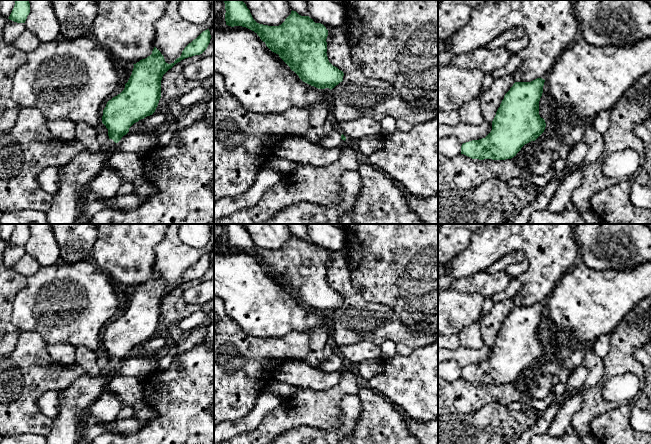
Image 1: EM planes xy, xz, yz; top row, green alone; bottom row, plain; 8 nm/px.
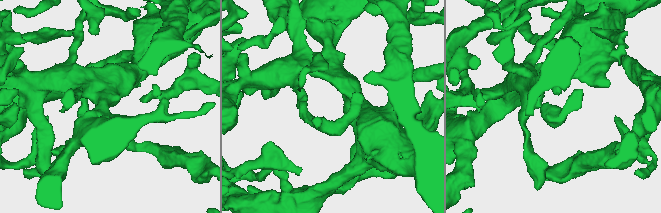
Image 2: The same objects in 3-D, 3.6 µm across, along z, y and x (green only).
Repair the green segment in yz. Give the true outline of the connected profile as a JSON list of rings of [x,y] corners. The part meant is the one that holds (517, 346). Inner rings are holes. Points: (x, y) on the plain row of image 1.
[[[542,302],[531,306],[515,306],[505,318],[496,336],[491,356],[485,362],[463,367],[461,378],[479,384],[506,384],[516,380],[525,368],[535,365],[546,351],[545,344],[539,339],[539,325],[543,317],[544,306]]]

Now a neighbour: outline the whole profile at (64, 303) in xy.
[[[90,259],[74,264],[41,266],[17,293],[11,321],[21,332],[38,333],[46,343],[84,346],[96,352],[101,344],[103,325],[120,307],[117,291],[108,275]]]

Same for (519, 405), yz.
[[[522,399],[522,400],[512,402],[510,404],[508,404],[507,406],[512,411],[521,411],[521,410],[525,409],[526,402]]]

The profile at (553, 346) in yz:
[[[557,341],[556,342],[550,342],[549,344],[550,345],[548,348],[546,348],[544,356],[534,365],[536,368],[540,365],[543,365],[543,364],[550,362],[552,360],[551,353],[553,351],[557,351],[560,349],[558,344],[557,344]]]

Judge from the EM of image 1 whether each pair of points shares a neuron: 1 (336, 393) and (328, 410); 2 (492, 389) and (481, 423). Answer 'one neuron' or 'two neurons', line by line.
1: one neuron
2: two neurons

